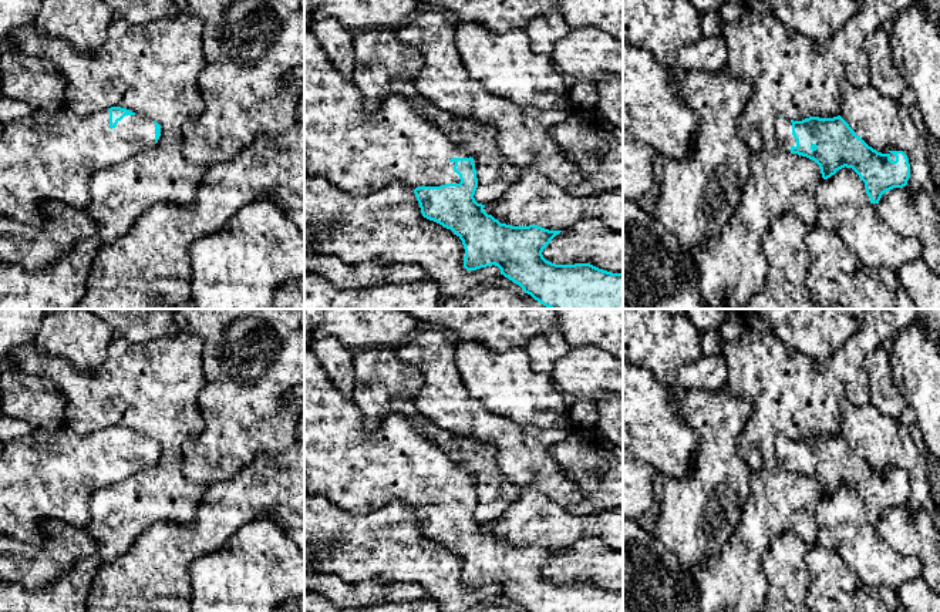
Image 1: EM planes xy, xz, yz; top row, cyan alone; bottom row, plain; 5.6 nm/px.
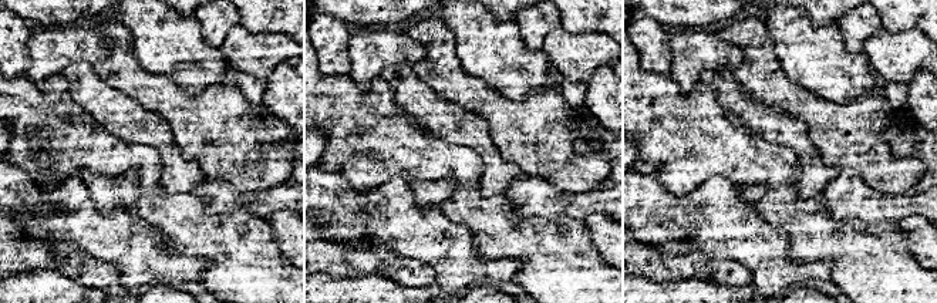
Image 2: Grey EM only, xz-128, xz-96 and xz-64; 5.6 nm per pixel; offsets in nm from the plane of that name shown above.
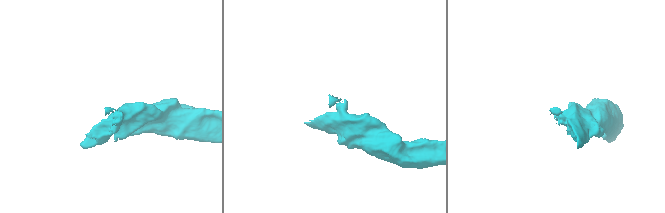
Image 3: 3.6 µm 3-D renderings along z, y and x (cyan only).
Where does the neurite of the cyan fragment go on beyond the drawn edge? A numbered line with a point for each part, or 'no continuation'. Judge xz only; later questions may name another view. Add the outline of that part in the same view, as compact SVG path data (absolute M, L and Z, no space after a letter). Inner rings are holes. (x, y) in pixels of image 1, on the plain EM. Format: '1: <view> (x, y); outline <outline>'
1: xz (360, 470); outline M304 343L304 494L324 495L350 514L365 515L394 501L412 508L459 502L451 477L469 474L404 416L388 410L374 428L367 430L361 410L327 380Z

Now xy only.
1: xy (50, 474); outline M64 424L54 428L54 430L44 430L44 428L34 428L31 434L20 438L14 438L9 443L4 443L3 451L0 454L0 534L10 537L17 541L28 541L33 545L37 545L44 538L44 525L43 522L47 519L57 519L57 521L65 521L74 528L87 528L90 522L90 508L88 508L88 500L91 494L98 490L104 488L107 485L115 484L124 478L128 478L139 471L144 471L146 467L152 465L155 463L155 443L154 440L139 436L139 434L125 434L121 440L118 440L115 447L110 447L110 428L104 427L98 431L78 436L75 431L67 428Z

